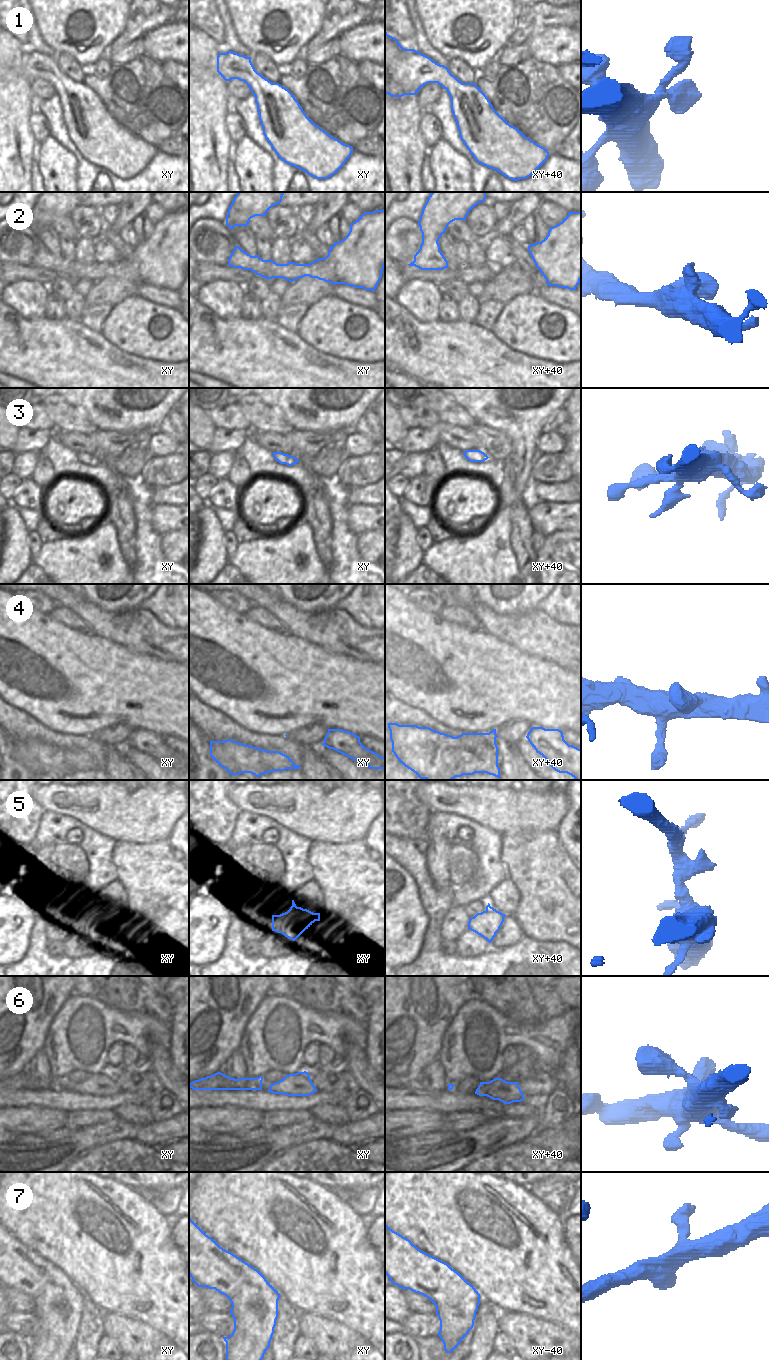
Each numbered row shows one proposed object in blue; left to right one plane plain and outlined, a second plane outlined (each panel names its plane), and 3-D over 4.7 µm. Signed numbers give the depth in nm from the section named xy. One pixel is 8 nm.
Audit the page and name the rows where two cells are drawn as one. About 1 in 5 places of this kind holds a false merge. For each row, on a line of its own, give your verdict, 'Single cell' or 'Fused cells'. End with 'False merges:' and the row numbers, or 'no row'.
1: Single cell
2: Single cell
3: Single cell
4: Single cell
5: Fused cells
6: Single cell
7: Single cell
False merges: 5

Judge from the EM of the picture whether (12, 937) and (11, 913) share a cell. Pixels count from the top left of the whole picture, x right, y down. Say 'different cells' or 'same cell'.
same cell

